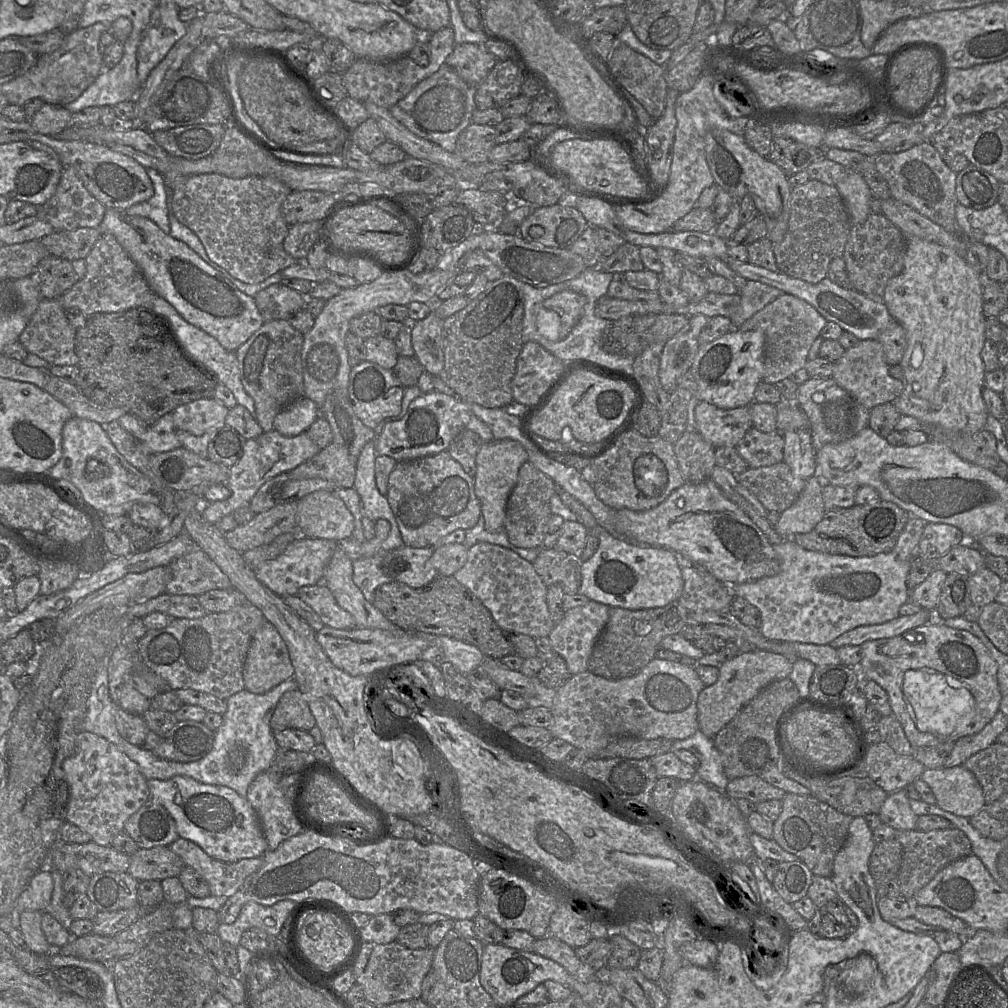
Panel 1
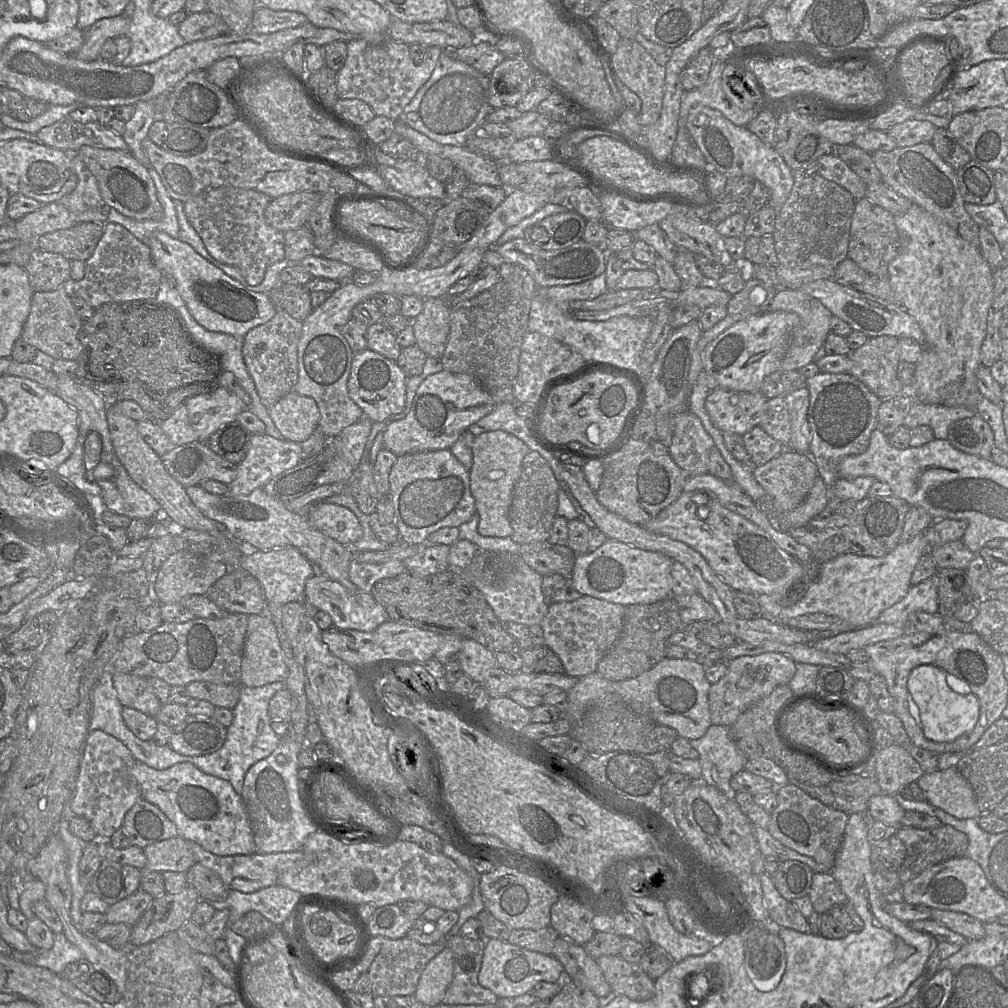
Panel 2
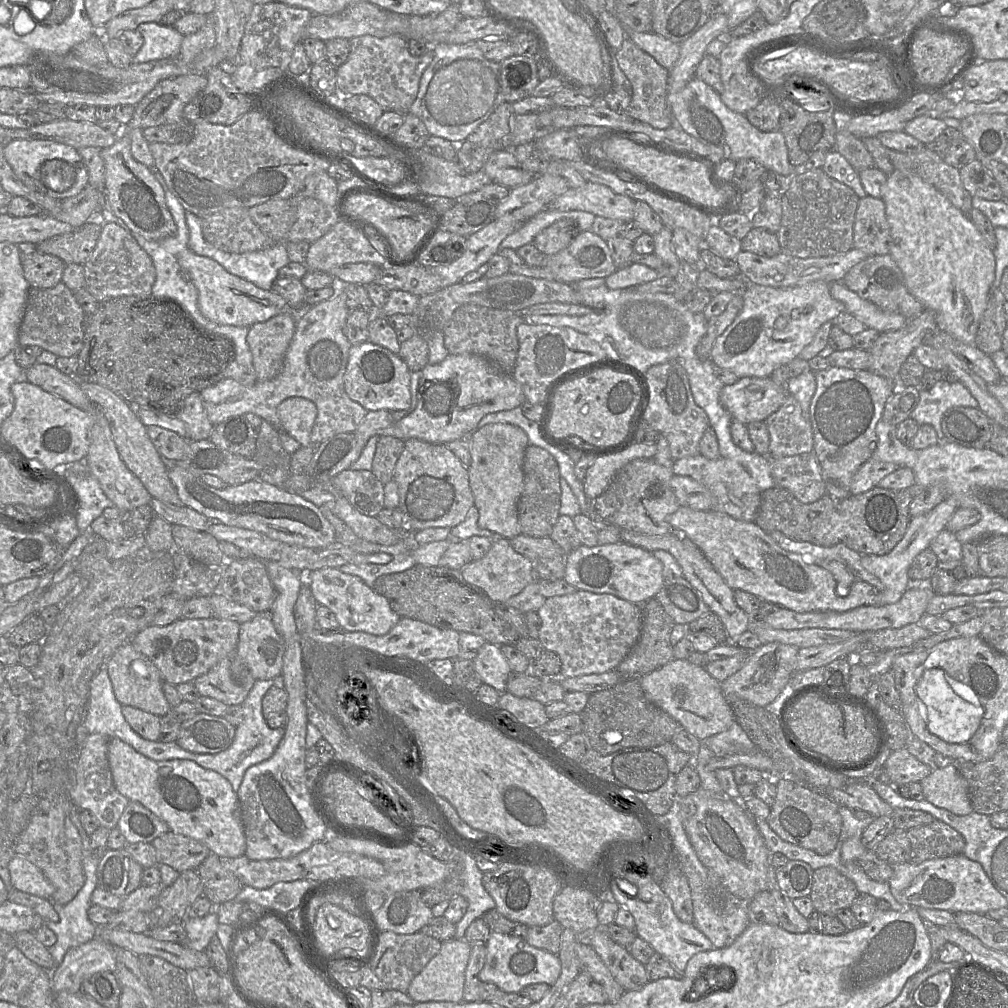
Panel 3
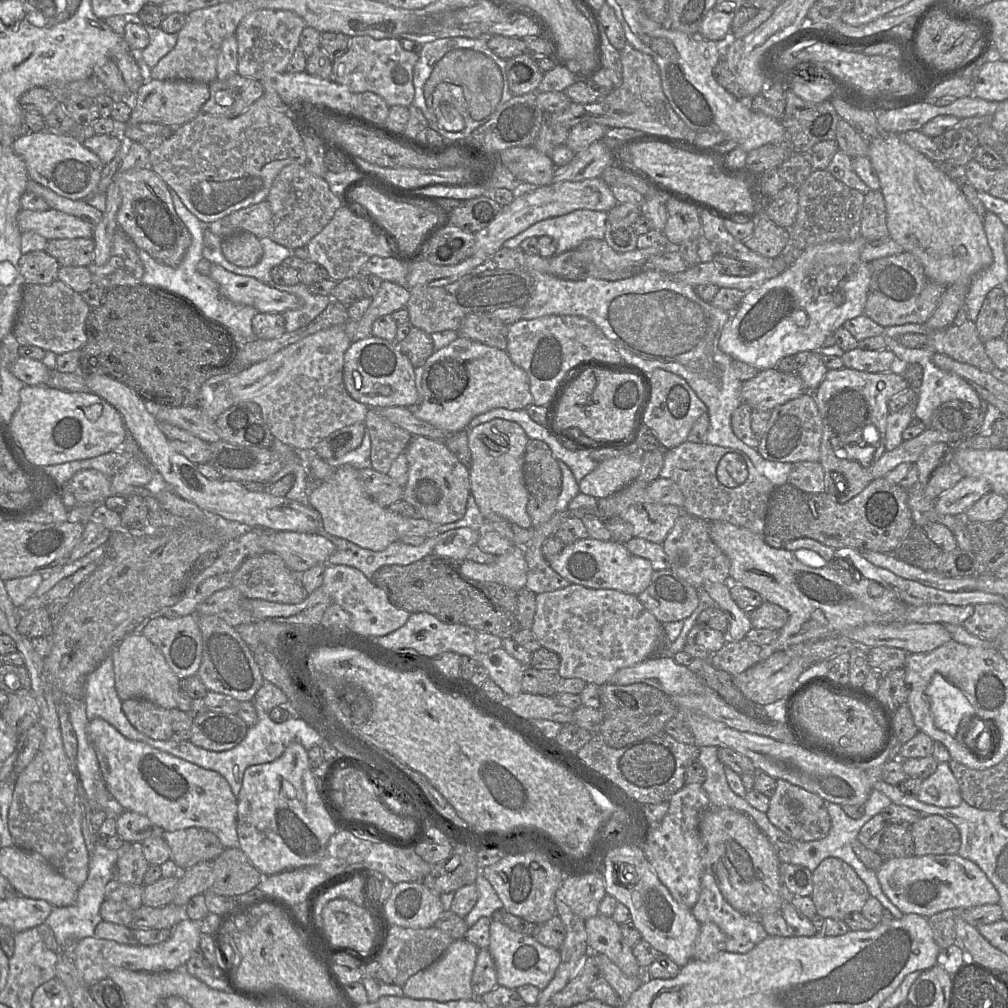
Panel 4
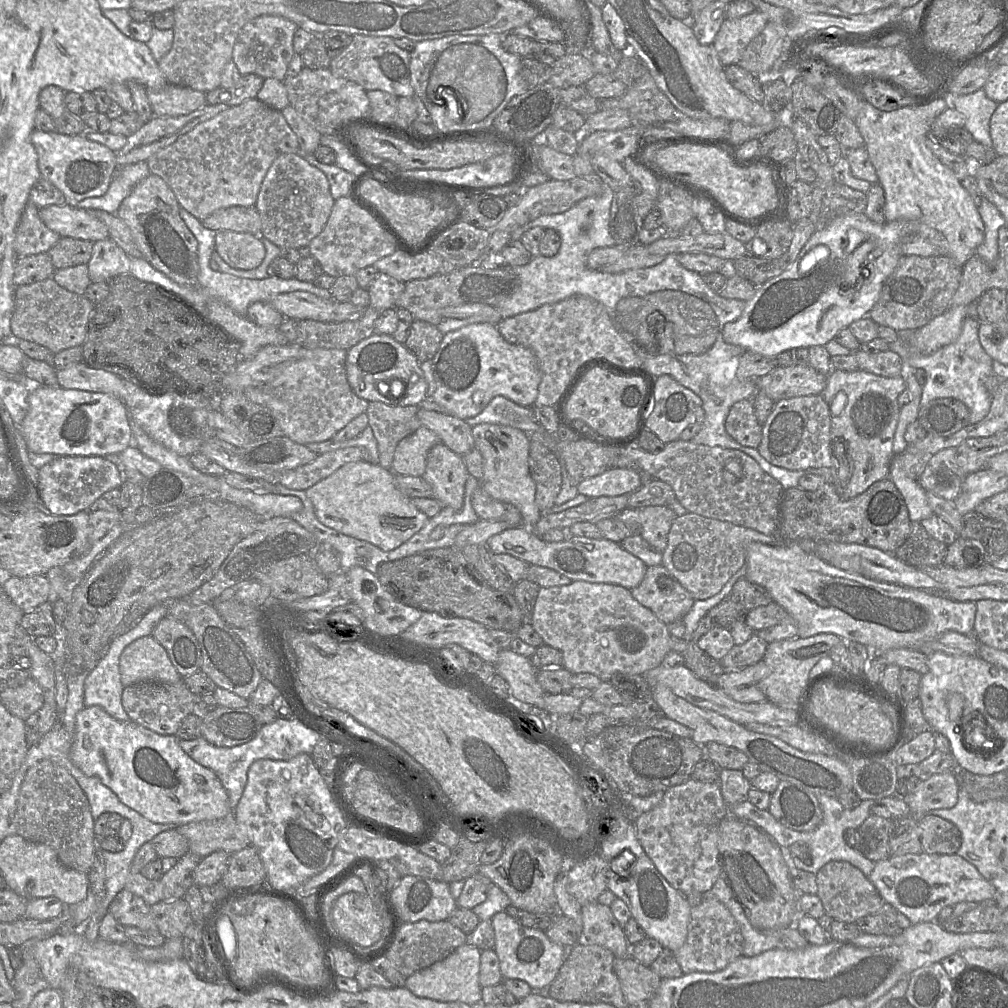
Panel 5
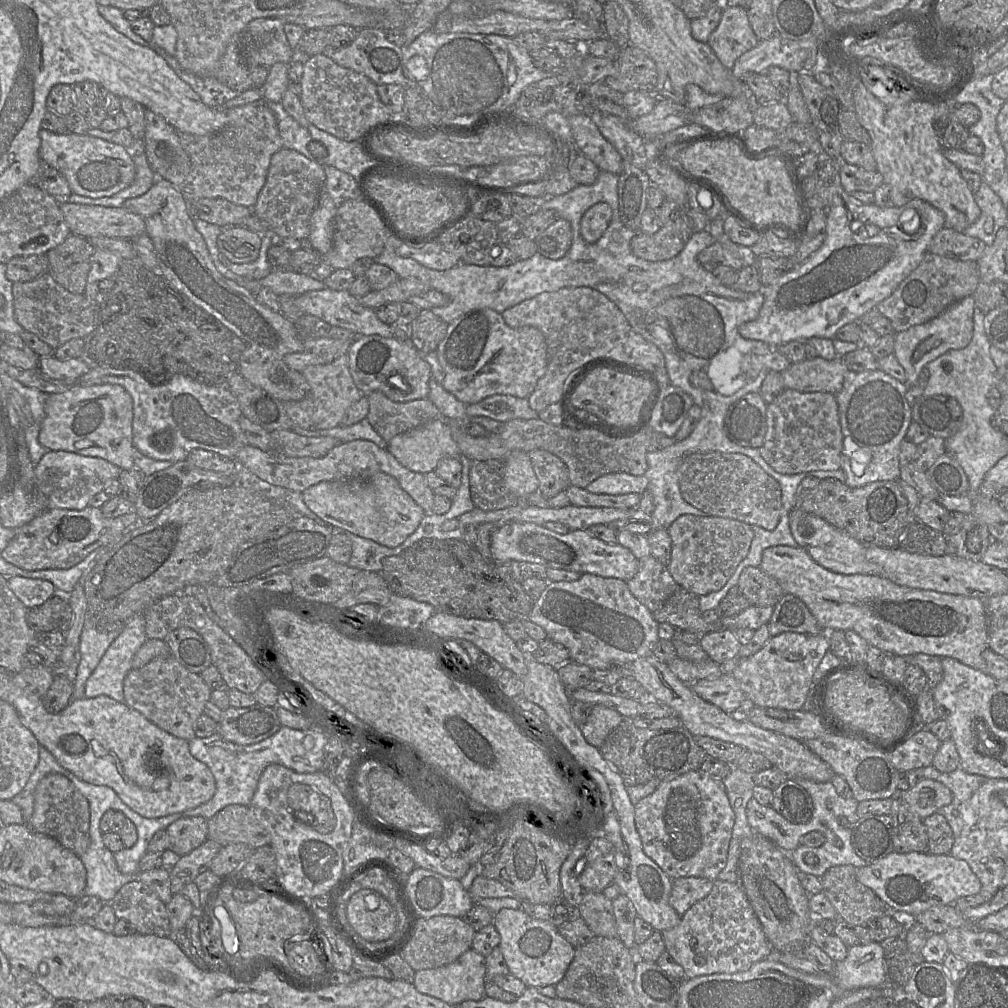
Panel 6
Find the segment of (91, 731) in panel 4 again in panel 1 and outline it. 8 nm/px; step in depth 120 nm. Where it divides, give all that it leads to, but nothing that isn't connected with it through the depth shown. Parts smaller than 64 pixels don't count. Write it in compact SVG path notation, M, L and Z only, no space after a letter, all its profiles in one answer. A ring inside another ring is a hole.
M186 776L147 780L150 799L163 806L176 824L180 838L197 844L209 856L223 862L262 856L268 845L259 818L246 799L226 786L200 783Z

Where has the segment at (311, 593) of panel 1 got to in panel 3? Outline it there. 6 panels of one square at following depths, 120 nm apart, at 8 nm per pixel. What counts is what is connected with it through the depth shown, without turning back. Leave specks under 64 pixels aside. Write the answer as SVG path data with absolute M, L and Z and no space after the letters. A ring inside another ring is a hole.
M322 568L304 574L304 579L318 605L329 608L343 630L383 636L400 620L387 599L368 587L358 576L343 573L337 568Z

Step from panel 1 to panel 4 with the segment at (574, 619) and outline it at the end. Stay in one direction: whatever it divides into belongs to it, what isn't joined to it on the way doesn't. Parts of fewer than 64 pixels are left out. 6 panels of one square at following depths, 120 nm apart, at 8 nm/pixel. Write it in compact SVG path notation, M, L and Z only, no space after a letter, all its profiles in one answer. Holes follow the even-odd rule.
M571 583L566 588L538 594L536 596L536 613L532 632L541 647L549 649L559 655L560 664L557 673L561 678L580 678L586 683L593 683L598 686L609 683L612 676L622 668L633 666L654 655L669 655L667 654L667 638L664 633L664 625L642 605L637 596L613 589L593 589Z

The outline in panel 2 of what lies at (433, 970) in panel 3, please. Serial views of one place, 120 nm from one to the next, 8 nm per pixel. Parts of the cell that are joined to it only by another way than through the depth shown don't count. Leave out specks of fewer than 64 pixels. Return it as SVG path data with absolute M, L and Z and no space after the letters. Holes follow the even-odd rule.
M446 946L426 964L414 993L415 998L426 1007L442 1003L453 976L453 953Z

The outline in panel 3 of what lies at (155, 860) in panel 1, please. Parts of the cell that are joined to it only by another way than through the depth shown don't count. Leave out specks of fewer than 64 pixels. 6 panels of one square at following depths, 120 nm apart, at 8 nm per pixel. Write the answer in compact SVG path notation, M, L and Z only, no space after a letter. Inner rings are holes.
M172 831L155 838L151 844L158 864L166 864L179 873L196 869L211 853L203 843Z

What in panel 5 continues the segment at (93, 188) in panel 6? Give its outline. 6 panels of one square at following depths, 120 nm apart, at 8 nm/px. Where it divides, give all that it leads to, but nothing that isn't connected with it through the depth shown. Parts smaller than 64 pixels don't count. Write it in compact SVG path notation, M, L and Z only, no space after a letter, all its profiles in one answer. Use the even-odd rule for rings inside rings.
M34 130L31 142L38 155L38 167L42 178L57 187L66 197L82 201L103 196L117 172L116 153L106 146L89 140L83 135L64 135L56 131Z

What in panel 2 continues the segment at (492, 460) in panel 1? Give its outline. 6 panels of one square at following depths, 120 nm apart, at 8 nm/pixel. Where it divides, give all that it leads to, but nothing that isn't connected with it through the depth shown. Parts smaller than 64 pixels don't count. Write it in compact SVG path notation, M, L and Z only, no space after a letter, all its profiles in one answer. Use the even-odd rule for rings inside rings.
M502 430L486 431L476 436L473 444L473 465L470 471L470 489L480 516L478 532L485 537L511 537L513 529L509 510L513 491L522 473L525 456L531 450L515 435Z

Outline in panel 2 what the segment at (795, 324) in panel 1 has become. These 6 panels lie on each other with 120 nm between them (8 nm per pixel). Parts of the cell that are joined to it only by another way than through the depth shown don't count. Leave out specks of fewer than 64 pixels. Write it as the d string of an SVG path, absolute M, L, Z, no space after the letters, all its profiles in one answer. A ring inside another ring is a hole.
M777 289L776 295L768 307L768 311L793 312L800 318L799 324L792 332L791 342L783 358L780 371L799 370L811 363L830 333L832 313L820 300L799 289Z

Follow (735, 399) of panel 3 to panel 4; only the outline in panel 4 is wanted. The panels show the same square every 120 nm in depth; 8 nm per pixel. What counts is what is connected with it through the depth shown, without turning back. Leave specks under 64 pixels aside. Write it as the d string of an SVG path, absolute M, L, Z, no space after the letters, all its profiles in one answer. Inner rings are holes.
M771 368L759 371L752 379L744 381L741 396L743 402L753 410L772 411L806 392L798 373L784 373Z

